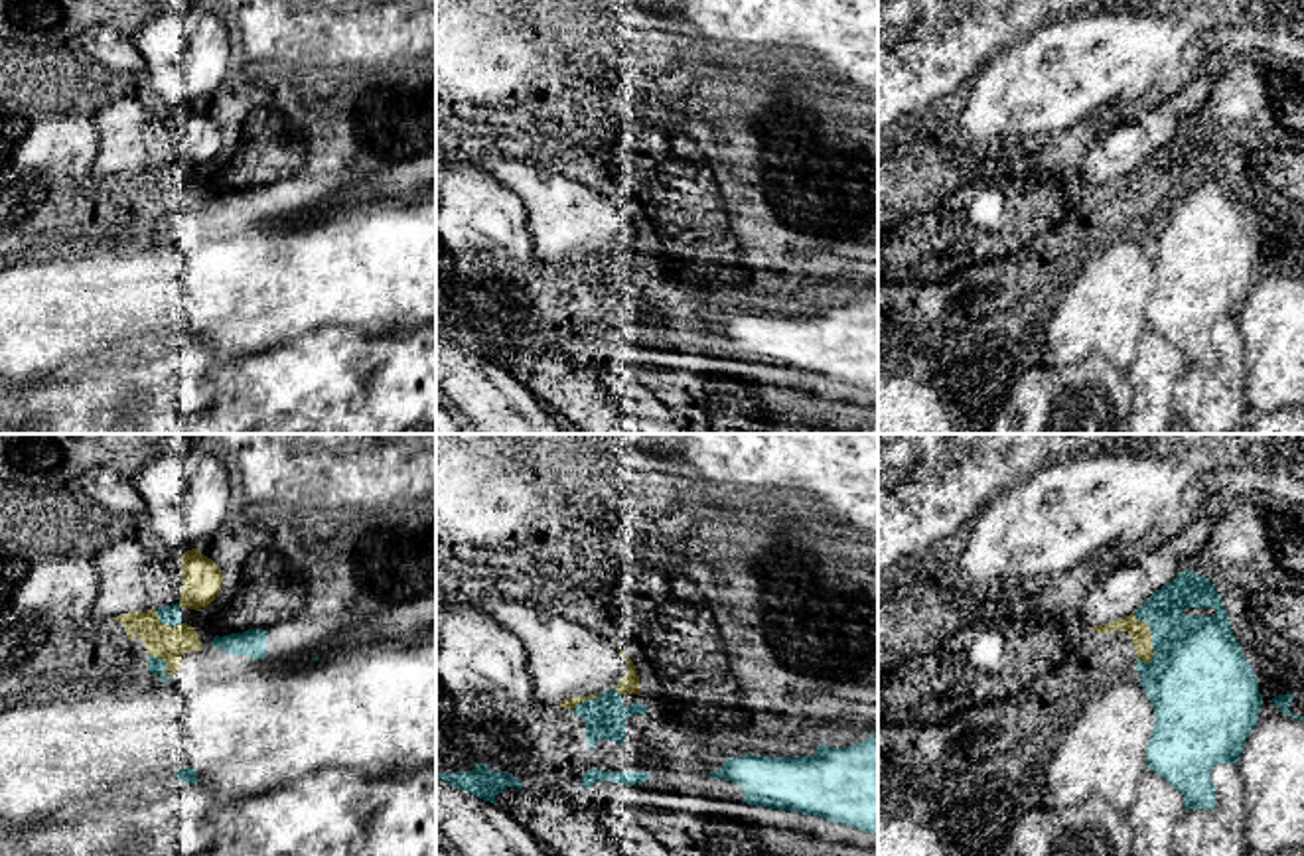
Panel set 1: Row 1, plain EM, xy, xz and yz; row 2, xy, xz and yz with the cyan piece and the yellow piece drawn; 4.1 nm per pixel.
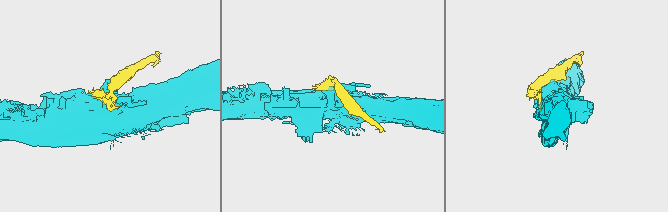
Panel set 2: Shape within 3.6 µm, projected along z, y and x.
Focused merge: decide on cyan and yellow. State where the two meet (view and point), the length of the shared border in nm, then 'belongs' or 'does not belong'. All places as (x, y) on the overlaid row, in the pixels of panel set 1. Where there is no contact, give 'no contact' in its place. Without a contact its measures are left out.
contact yz (1153, 638); length 220 nm; does not belong

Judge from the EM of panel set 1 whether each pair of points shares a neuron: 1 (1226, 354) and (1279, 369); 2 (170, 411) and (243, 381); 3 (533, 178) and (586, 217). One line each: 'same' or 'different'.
1: different
2: different
3: same

